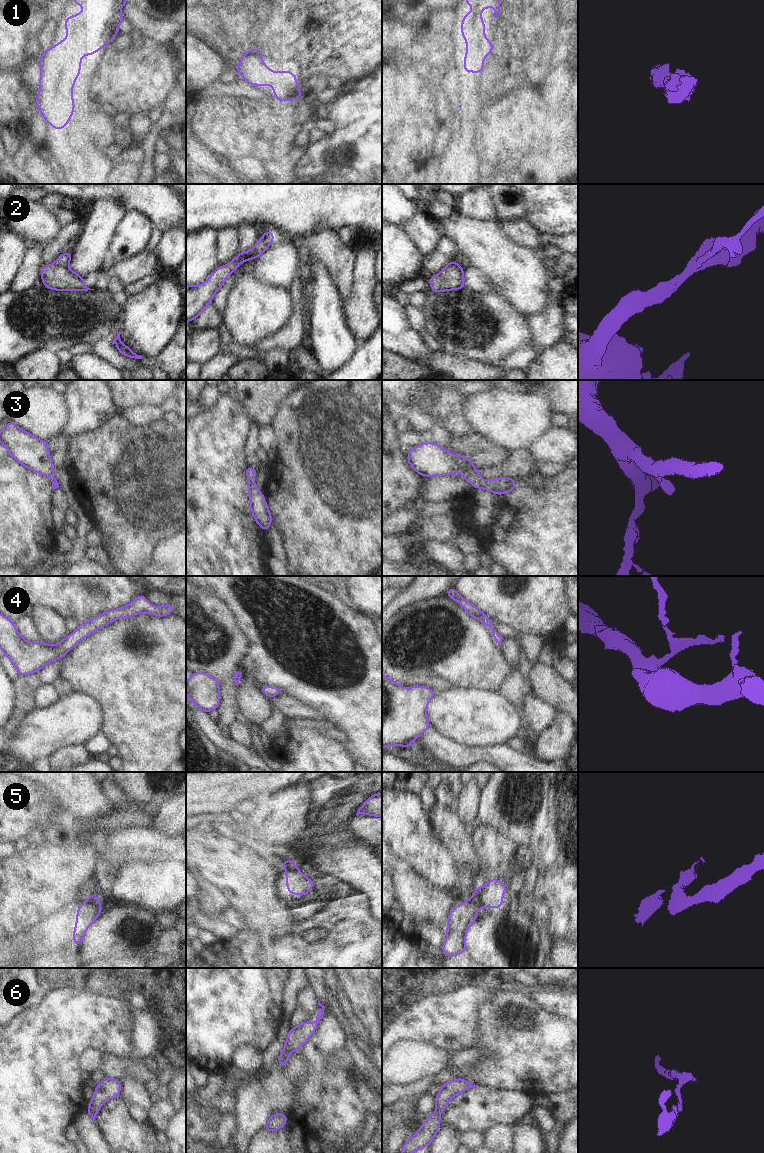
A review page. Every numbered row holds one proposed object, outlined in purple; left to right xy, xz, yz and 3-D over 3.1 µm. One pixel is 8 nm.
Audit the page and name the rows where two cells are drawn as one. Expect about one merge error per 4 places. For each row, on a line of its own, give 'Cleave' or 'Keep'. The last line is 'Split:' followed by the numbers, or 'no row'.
1: Keep
2: Cleave
3: Keep
4: Keep
5: Cleave
6: Keep
Split: 2, 5.

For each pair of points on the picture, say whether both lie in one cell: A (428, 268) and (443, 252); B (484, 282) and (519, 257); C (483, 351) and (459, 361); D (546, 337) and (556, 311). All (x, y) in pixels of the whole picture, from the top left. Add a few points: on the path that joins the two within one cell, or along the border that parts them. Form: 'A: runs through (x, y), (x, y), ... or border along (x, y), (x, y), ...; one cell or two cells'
A: runs through (432, 264), (440, 256); one cell
B: border along (470, 265), (485, 273), (506, 294); two cells
C: border along (454, 352), (460, 352), (469, 357), (491, 362); two cells
D: runs through (546, 331), (552, 317); one cell

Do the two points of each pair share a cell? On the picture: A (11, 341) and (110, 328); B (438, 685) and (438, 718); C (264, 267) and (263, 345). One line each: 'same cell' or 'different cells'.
A: same cell
B: different cells
C: same cell

